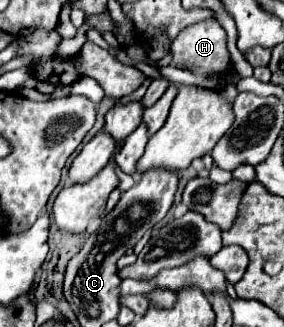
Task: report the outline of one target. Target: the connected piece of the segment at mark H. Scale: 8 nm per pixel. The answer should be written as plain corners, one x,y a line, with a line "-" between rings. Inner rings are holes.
215,18
187,26
171,42
173,62
187,64
195,74
225,76
231,64
227,50
227,34

